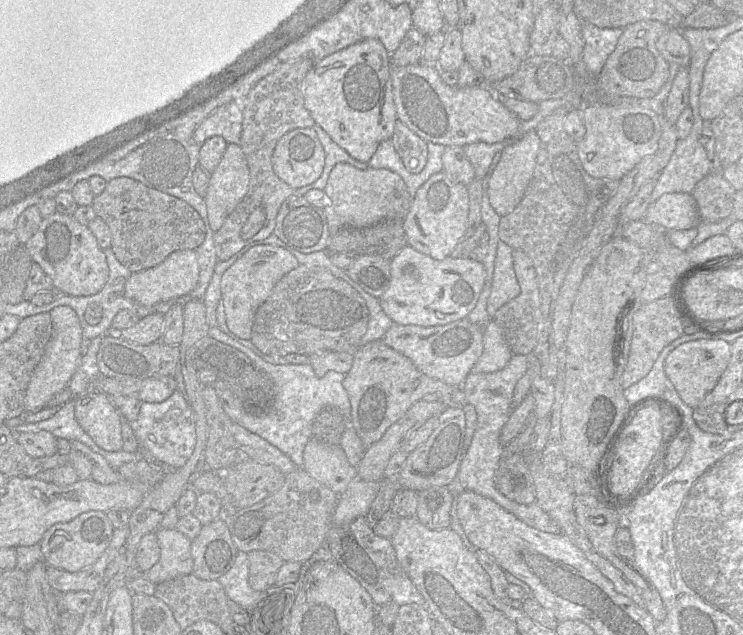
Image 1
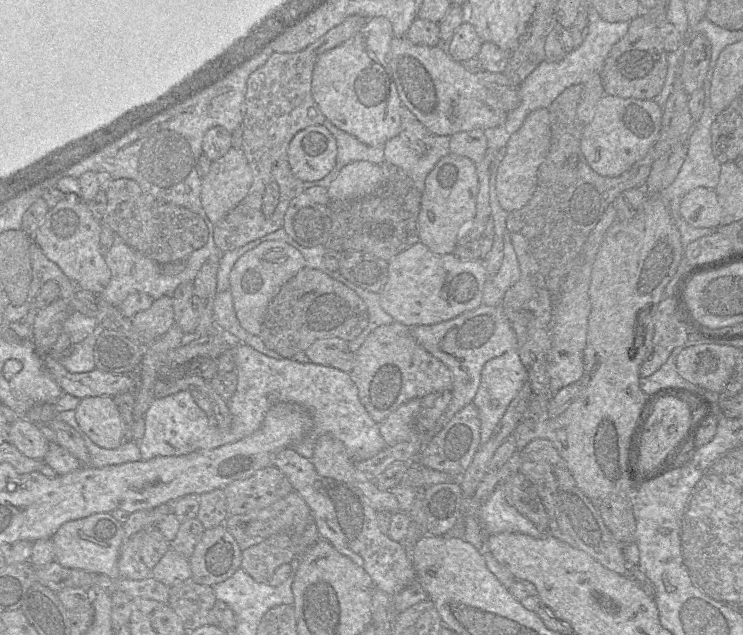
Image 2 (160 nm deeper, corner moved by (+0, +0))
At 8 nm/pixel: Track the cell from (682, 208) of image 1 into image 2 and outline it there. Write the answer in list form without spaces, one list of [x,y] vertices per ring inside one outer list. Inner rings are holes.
[[[696,187],[686,193],[679,212],[684,221],[695,228],[717,228],[722,218],[716,192],[705,187]]]

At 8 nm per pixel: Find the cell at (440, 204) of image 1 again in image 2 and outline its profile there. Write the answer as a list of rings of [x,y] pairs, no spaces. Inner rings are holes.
[[[452,153],[440,159],[425,179],[418,215],[419,241],[435,254],[453,254],[459,238],[475,217],[477,193],[475,163]]]

